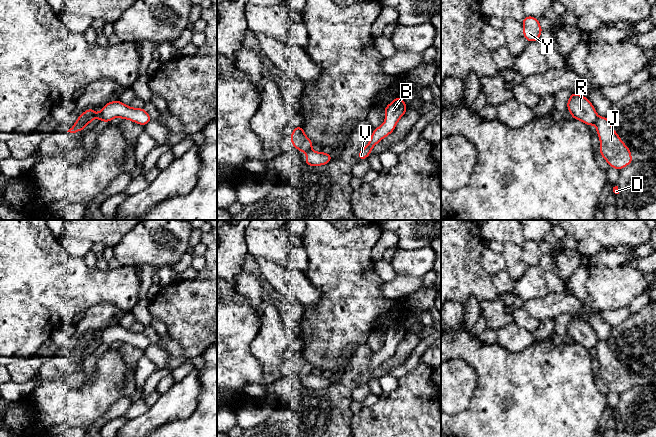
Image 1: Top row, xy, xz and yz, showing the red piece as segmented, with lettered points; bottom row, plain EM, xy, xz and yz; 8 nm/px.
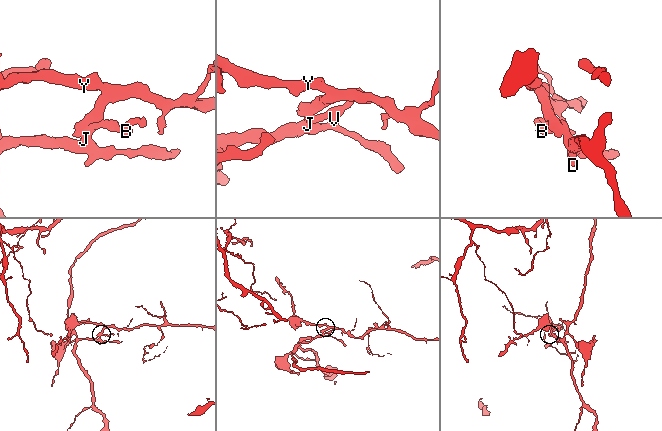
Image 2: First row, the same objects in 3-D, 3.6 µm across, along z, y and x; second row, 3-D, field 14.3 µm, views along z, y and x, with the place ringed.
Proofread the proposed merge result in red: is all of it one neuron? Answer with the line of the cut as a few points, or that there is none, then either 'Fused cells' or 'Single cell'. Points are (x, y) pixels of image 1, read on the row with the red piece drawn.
Split along xy (93, 113), (82, 128). Fused cells

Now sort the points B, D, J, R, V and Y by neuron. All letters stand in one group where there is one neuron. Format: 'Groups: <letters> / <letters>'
Groups: B D J V / R Y

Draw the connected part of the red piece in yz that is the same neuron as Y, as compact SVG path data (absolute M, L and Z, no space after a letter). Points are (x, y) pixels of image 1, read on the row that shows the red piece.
M525 16L522 21L523 36L528 42L539 41L543 29L539 24L539 19L532 16Z

